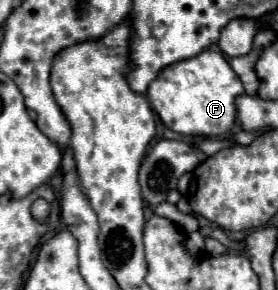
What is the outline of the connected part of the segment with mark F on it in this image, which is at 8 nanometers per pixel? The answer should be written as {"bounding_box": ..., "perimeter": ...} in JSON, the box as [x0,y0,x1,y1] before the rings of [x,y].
{"bounding_box":[148,51,244,137],"perimeter":[[[202,51],[200,55],[186,59],[186,61],[178,61],[172,63],[168,67],[164,67],[158,77],[150,83],[148,87],[148,101],[152,103],[152,107],[156,109],[156,113],[160,115],[162,123],[166,127],[170,127],[172,131],[180,133],[180,135],[200,135],[200,137],[216,137],[216,135],[224,135],[228,133],[234,123],[236,123],[236,97],[244,93],[244,87],[238,79],[238,75],[232,71],[228,59],[218,53],[218,51]]]}

